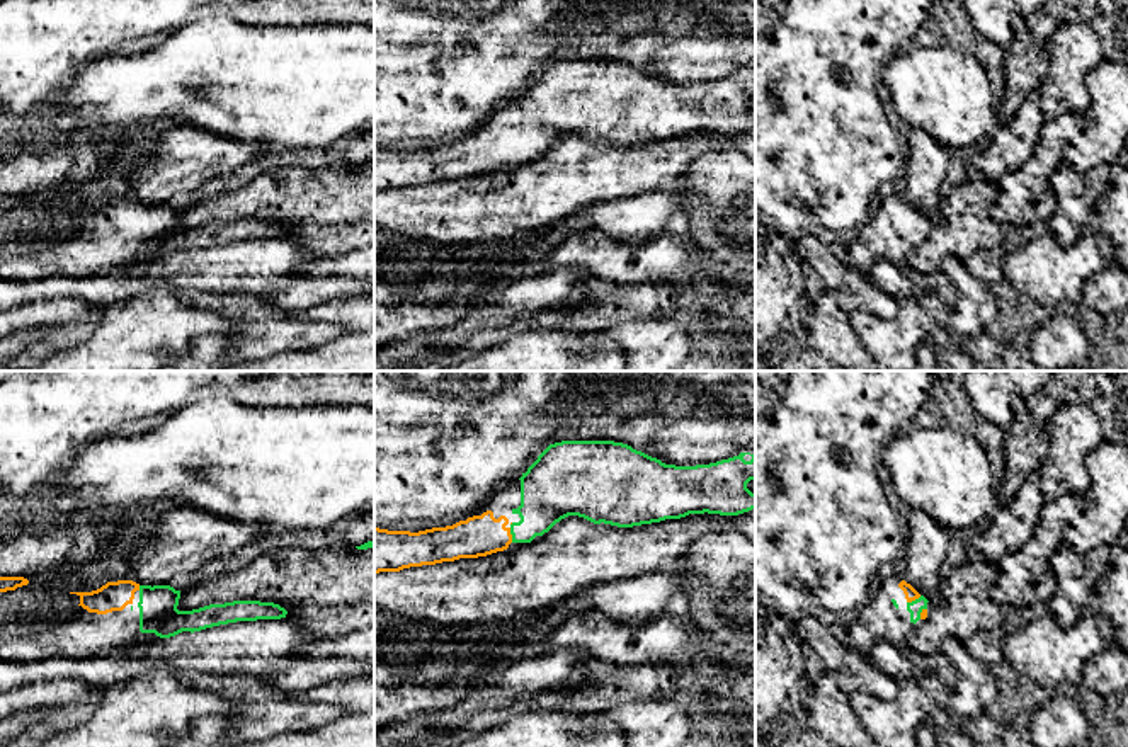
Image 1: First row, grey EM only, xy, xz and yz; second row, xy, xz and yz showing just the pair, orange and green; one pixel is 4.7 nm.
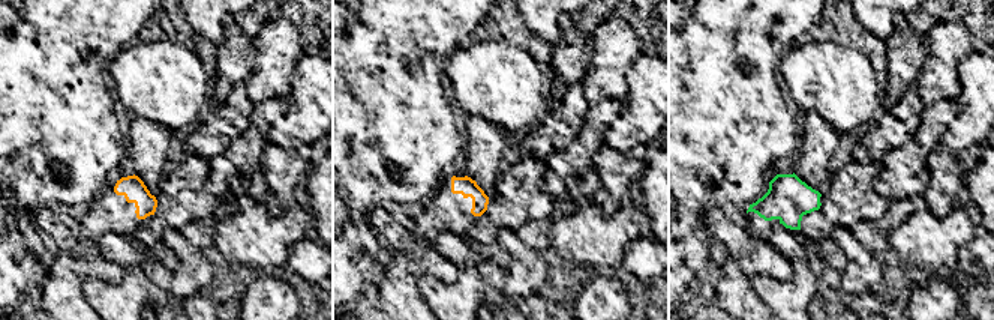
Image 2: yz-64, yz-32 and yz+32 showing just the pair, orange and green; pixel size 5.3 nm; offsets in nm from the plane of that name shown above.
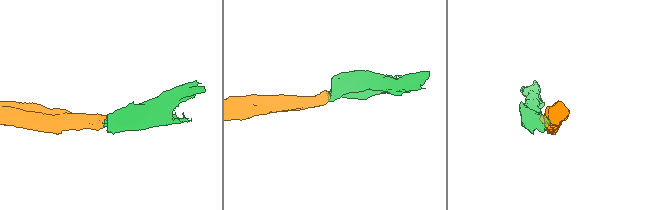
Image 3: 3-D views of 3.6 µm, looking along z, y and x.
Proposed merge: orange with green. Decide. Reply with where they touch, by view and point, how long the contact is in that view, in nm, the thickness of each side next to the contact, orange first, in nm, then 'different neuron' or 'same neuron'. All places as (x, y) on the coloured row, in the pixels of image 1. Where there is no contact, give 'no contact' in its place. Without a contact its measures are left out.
xz (511, 535) | 70 nm | 190/260 nm | same neuron

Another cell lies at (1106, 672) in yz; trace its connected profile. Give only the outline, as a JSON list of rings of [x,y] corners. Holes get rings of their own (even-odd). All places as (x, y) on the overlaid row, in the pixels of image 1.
[[[1116,642],[1106,643],[1102,652],[1085,662],[1082,684],[1104,699],[1119,699],[1128,693],[1128,650]]]

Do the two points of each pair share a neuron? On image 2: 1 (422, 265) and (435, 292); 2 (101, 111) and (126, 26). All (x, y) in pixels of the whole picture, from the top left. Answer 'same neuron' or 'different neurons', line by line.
1: different neurons
2: same neuron

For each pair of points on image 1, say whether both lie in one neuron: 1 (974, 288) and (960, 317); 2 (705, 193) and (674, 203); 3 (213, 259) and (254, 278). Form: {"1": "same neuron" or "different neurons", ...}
{"1": "same neuron", "2": "different neurons", "3": "same neuron"}

